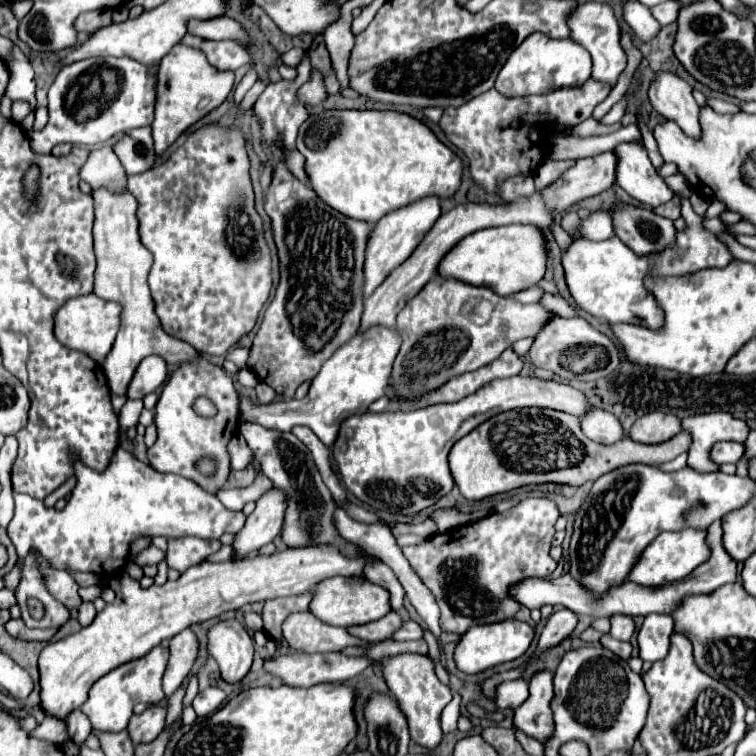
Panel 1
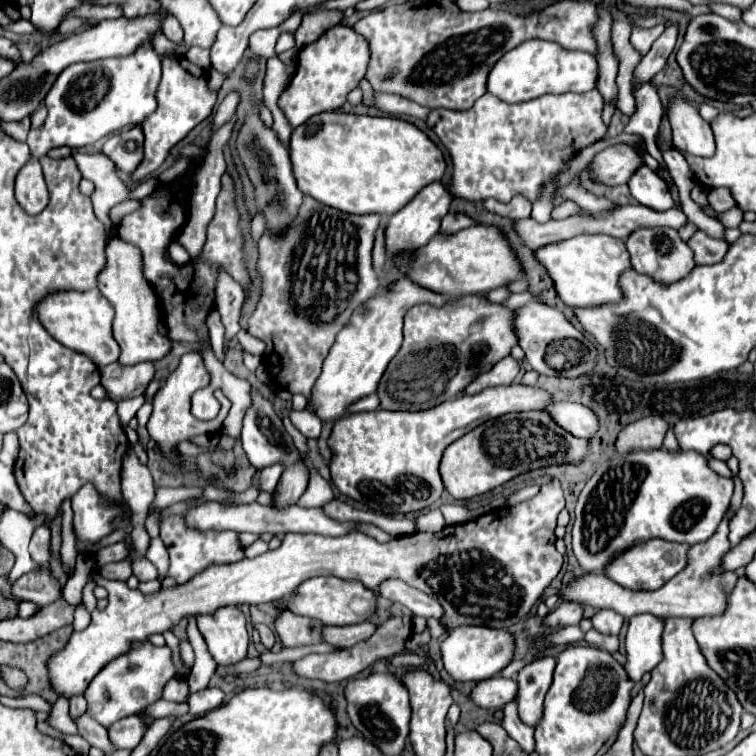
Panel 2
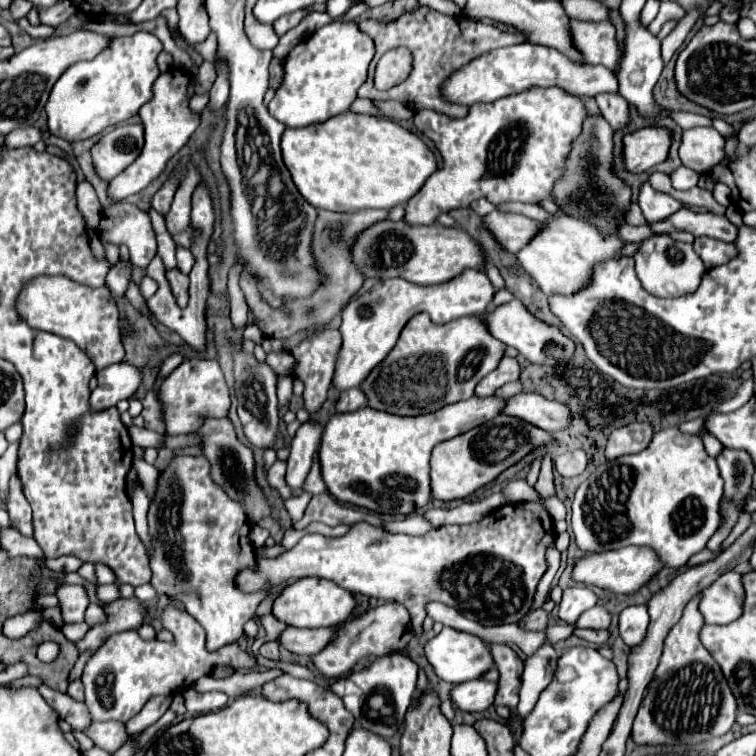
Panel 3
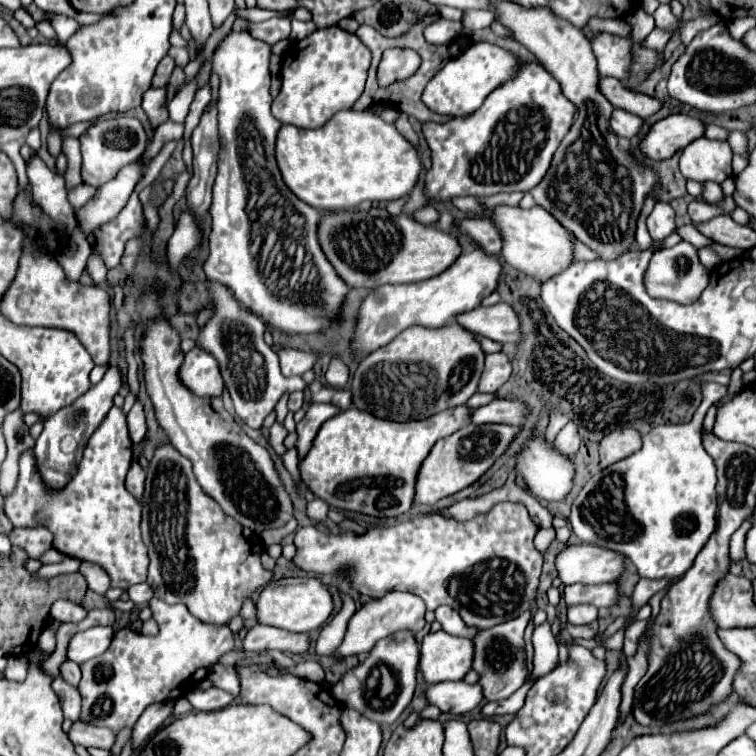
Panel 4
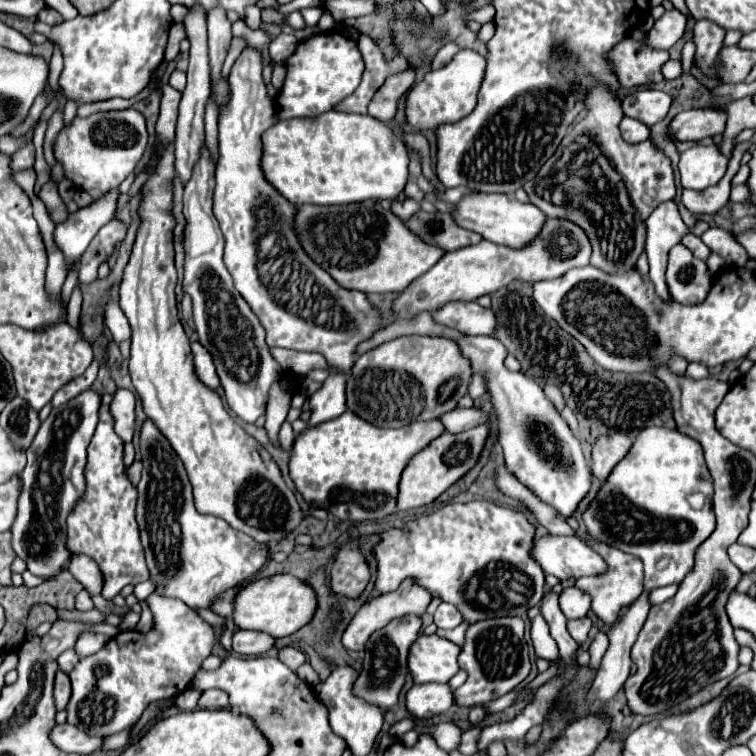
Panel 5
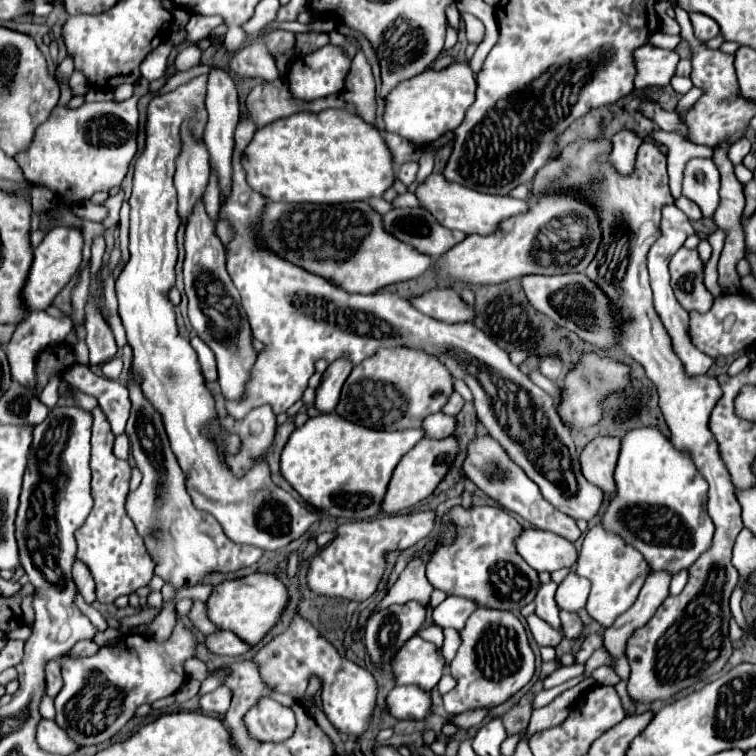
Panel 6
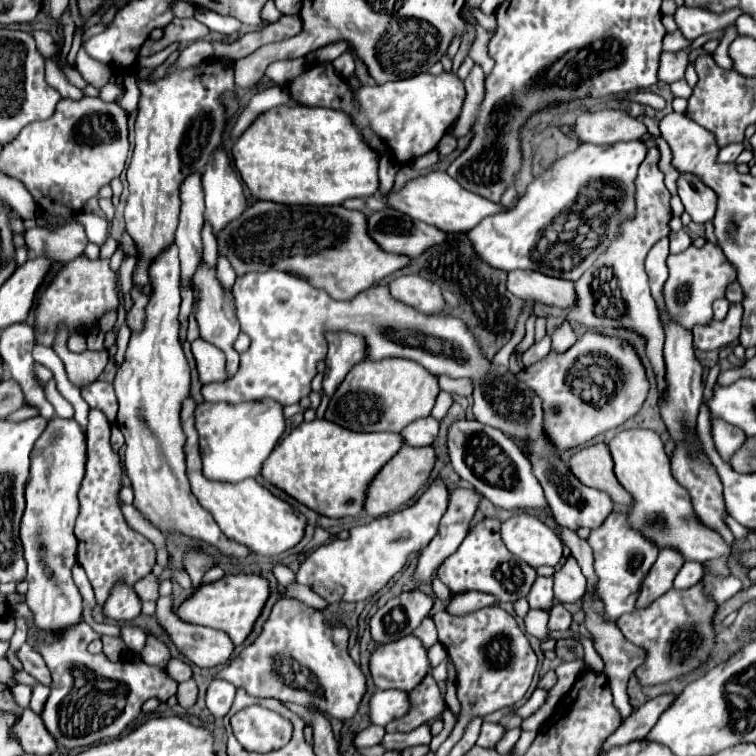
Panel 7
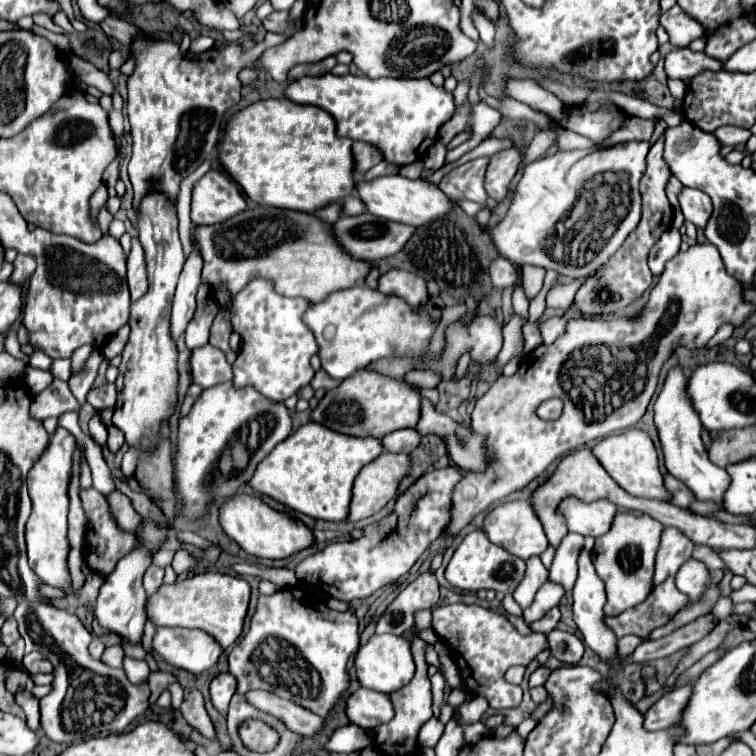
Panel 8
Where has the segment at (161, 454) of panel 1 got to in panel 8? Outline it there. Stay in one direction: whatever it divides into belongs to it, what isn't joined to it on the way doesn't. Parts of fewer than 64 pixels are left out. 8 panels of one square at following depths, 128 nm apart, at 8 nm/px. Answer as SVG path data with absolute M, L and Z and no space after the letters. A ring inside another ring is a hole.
M210 344L192 350L190 374L192 374L192 382L198 384L200 388L210 388L214 384L232 380L232 368L226 362L224 352Z

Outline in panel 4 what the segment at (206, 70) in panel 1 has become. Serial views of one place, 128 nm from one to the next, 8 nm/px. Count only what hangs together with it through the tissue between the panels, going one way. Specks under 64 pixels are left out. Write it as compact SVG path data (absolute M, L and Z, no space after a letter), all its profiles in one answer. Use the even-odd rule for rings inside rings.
M150 88L144 96L142 108L146 110L152 126L160 126L162 122L168 120L168 110L166 110L166 90L164 88ZM134 162L122 168L114 180L100 186L94 198L76 212L80 230L88 236L102 224L114 220L120 214L120 210L126 206L140 176L142 176L142 166L140 162Z

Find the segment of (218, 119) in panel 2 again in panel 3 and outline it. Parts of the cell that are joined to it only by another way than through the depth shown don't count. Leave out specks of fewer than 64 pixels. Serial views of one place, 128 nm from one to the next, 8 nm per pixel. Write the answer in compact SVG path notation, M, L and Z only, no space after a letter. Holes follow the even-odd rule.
M188 166L188 176L180 184L180 188L176 190L172 208L166 214L166 228L168 228L174 244L180 248L188 248L188 250L192 248L194 236L196 236L196 228L192 226L192 220L190 220L190 210L192 210L190 198L192 198L196 184L198 184L198 178L200 176L198 176L196 168Z

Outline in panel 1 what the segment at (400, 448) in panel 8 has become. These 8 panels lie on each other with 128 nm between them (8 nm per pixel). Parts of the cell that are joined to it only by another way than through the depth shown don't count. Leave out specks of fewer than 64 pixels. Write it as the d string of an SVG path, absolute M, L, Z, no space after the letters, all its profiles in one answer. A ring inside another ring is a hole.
M590 408L586 414L580 416L580 428L590 440L600 444L614 444L622 438L622 426L618 418L606 410Z

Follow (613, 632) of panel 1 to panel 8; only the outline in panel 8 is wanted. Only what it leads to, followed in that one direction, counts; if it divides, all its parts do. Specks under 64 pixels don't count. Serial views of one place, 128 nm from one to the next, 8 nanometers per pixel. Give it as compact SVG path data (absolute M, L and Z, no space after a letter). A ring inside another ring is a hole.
M514 500L514 502L504 502L504 504L496 506L492 512L486 514L482 530L486 532L490 542L502 546L506 552L510 552L522 560L526 560L526 556L540 556L548 546L546 534L542 532L542 524L534 516L534 510L530 508L528 500ZM568 532L562 538L560 546L556 548L552 568L550 568L550 578L558 580L558 584L562 584L566 590L574 588L576 560L578 560L578 554L580 554L582 546L584 546L584 536Z

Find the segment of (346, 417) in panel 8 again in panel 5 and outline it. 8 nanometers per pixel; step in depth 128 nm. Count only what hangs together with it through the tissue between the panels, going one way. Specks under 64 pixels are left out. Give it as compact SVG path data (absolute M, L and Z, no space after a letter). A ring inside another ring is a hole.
M402 336L364 352L354 368L352 380L346 384L346 406L362 420L380 428L398 428L418 420L434 420L456 408L456 402L466 394L472 372L466 358L458 352L456 344L444 336Z

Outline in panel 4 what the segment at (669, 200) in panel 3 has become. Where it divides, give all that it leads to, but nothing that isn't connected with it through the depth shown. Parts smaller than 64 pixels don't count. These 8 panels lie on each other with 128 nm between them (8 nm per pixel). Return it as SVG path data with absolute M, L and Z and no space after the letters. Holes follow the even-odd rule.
M726 198L720 204L706 204L706 202L694 200L692 206L690 206L690 210L694 208L694 218L692 220L696 220L696 224L702 224L702 222L708 222L710 218L714 218L718 214L728 214L730 210L734 210L734 206L736 204L734 204L732 198ZM656 202L652 214L646 218L646 224L654 242L662 242L664 238L668 238L676 230L672 206L666 202Z

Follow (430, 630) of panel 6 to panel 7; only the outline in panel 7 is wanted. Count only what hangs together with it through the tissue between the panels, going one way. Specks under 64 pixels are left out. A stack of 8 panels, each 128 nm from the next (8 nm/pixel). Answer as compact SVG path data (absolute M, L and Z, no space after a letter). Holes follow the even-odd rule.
M437 642L434 646L428 649L428 658L430 661L431 669L437 667L446 657L448 653L445 646Z

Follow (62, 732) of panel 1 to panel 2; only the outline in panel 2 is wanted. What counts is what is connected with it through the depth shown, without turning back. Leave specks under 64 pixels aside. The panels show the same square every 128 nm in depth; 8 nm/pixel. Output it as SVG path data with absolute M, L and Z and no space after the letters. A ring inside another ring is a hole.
M60 696L52 708L52 716L50 716L50 724L54 728L58 728L64 734L78 734L76 724L72 722L70 714L68 714L68 698Z

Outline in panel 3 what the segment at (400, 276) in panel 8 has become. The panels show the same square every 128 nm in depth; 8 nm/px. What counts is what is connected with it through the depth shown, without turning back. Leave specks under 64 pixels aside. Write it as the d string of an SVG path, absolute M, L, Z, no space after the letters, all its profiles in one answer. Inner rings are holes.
M516 298L510 300L510 302L506 302L506 304L502 304L502 306L498 306L498 308L494 308L492 312L482 314L482 322L486 324L488 332L490 332L496 340L504 342L506 346L514 346L526 360L536 362L536 364L548 364L550 352L546 352L544 348L546 348L550 342L556 344L558 348L562 348L560 352L568 352L568 354L570 354L570 352L574 350L572 340L568 340L558 328L548 326L548 324L540 322L540 320L534 320L534 316L530 316L530 312L526 312L524 304L522 304L520 300L516 300Z

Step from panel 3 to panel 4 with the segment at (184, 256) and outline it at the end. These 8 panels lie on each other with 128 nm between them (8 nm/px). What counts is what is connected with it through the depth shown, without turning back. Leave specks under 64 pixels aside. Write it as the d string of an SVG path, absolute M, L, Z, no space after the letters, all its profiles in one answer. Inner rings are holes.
M230 32L222 44L214 52L214 72L220 76L220 98L218 98L218 132L220 132L220 154L218 154L218 176L214 182L214 196L210 206L212 216L212 234L210 234L210 256L206 260L206 276L214 276L214 280L222 280L230 284L236 298L256 312L262 320L270 324L272 330L278 330L286 336L300 334L324 334L340 326L342 306L346 302L346 294L350 292L348 284L330 268L326 256L318 248L316 228L318 220L326 212L318 212L308 204L302 204L288 188L282 184L282 176L274 158L274 142L280 130L280 122L272 116L270 104L270 46L266 42L254 40L248 32ZM262 238L262 246L270 246L272 264L276 264L276 280L274 272L262 270L260 254L254 258L252 246L254 240Z

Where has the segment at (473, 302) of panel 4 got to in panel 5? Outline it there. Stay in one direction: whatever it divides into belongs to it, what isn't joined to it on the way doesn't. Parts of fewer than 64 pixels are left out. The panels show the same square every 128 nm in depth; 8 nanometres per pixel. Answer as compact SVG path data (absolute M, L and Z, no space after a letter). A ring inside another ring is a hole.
M546 218L542 232L524 248L510 248L502 244L490 244L488 240L480 240L478 244L458 248L454 252L446 252L436 266L432 266L426 274L416 278L394 302L394 312L398 318L414 316L422 310L434 312L442 304L450 300L476 300L478 296L492 294L512 280L538 282L548 278L558 278L570 268L588 266L590 260L590 242L586 232L570 222L560 218Z

